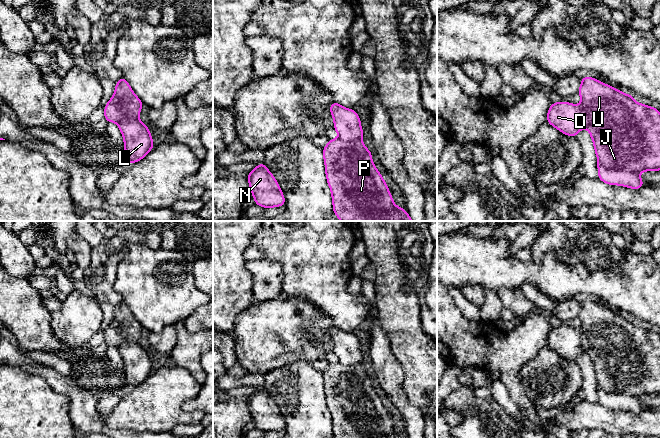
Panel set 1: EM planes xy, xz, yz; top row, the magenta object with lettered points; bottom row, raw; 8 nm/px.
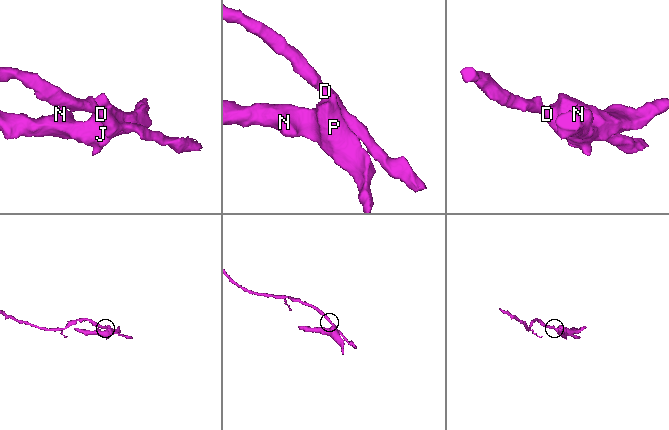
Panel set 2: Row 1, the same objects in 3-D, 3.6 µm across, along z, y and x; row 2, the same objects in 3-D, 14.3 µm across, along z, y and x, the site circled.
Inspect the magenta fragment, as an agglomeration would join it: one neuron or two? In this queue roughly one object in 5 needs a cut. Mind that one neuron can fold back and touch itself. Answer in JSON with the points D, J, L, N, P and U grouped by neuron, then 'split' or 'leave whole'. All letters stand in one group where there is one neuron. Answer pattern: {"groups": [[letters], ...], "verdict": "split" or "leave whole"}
{"groups": [["D", "L"], ["J", "N", "P", "U"]], "verdict": "split"}

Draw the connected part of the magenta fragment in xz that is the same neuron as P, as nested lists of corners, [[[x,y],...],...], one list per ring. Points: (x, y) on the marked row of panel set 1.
[[[329,139],[329,142],[323,148],[325,174],[331,190],[334,214],[340,221],[413,221],[407,214],[406,209],[394,204],[388,185],[376,169],[371,156],[372,152],[365,147],[362,140]]]

